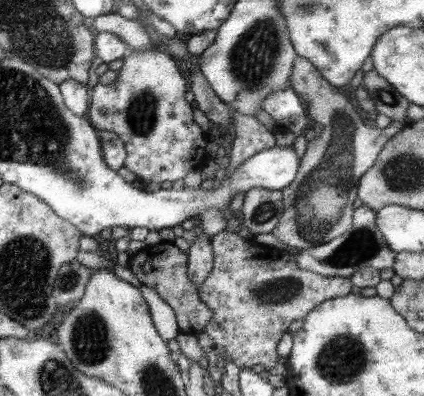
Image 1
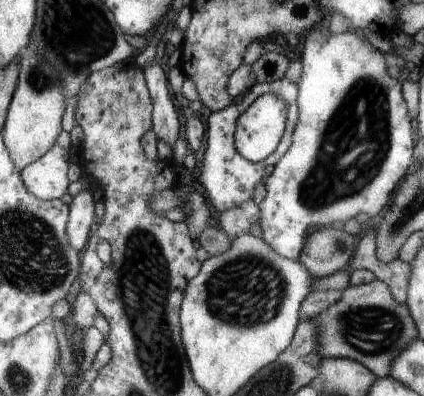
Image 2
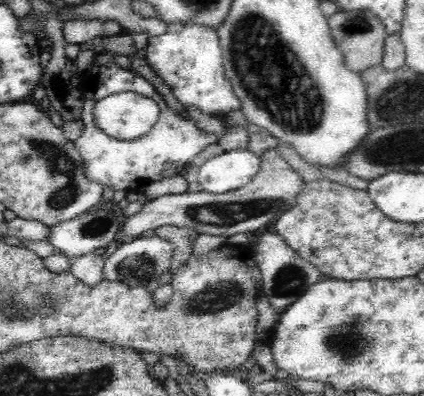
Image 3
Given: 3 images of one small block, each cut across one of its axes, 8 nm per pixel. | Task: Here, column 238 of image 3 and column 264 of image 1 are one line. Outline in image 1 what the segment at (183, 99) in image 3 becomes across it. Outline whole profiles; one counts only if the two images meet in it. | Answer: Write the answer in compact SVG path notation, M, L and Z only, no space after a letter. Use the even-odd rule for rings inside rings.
M291 86L287 90L277 90L271 96L267 96L263 100L261 110L265 110L277 122L277 126L283 128L287 134L291 132L299 136L307 128L305 108Z

